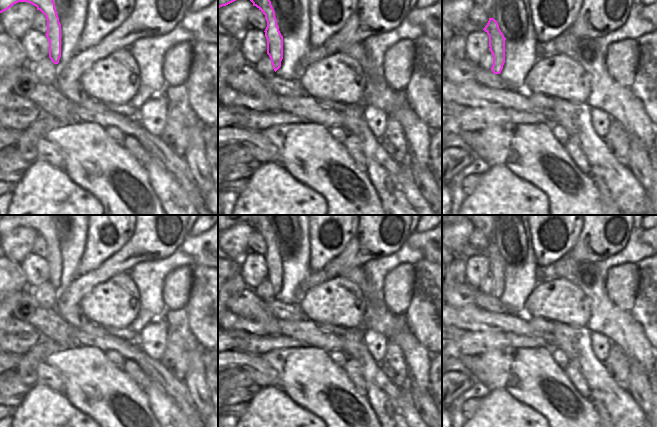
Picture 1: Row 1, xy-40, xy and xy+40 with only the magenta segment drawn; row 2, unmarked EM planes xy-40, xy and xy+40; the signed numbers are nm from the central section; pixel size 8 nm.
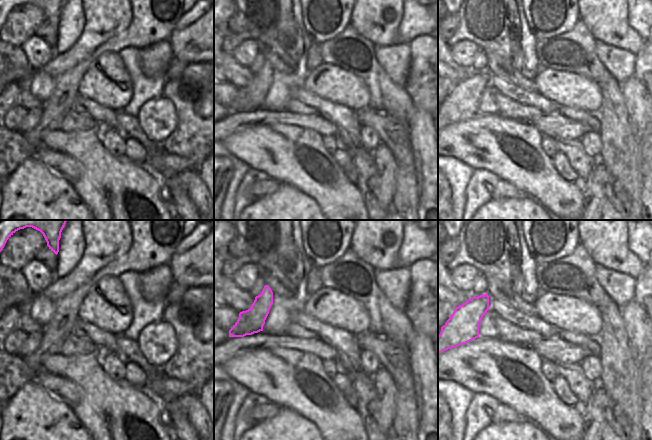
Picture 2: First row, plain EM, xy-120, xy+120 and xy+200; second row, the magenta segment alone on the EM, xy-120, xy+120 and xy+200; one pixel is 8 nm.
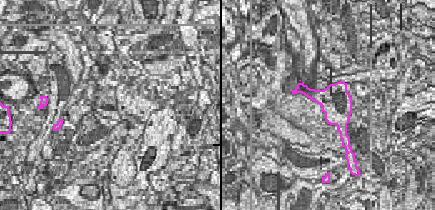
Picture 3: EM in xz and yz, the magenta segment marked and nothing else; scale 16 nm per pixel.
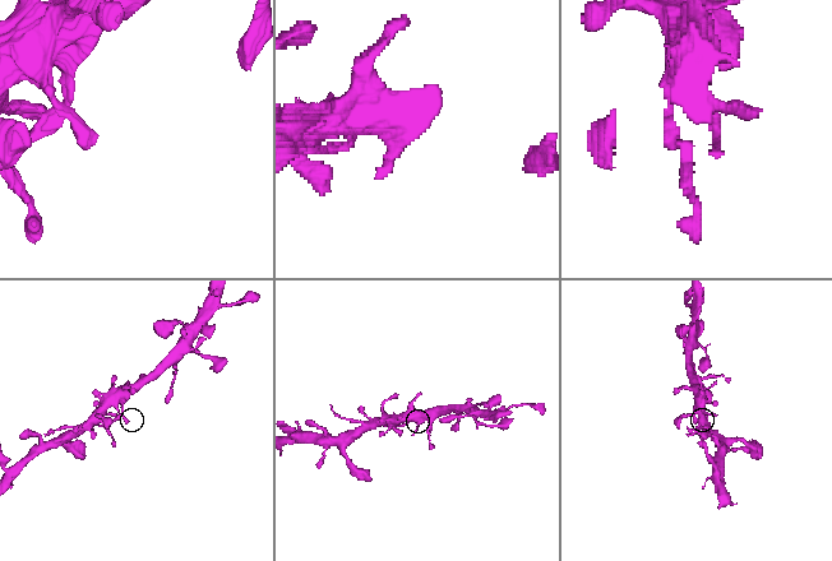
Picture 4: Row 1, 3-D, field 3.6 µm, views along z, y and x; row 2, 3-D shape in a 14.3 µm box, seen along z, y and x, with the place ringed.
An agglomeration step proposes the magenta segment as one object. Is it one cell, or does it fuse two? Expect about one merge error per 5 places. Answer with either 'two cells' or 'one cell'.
one cell

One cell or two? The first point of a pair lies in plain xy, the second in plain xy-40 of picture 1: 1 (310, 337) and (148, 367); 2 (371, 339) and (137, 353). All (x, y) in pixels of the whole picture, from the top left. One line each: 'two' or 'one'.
1: one
2: two

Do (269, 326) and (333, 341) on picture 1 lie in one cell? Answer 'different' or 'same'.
same

